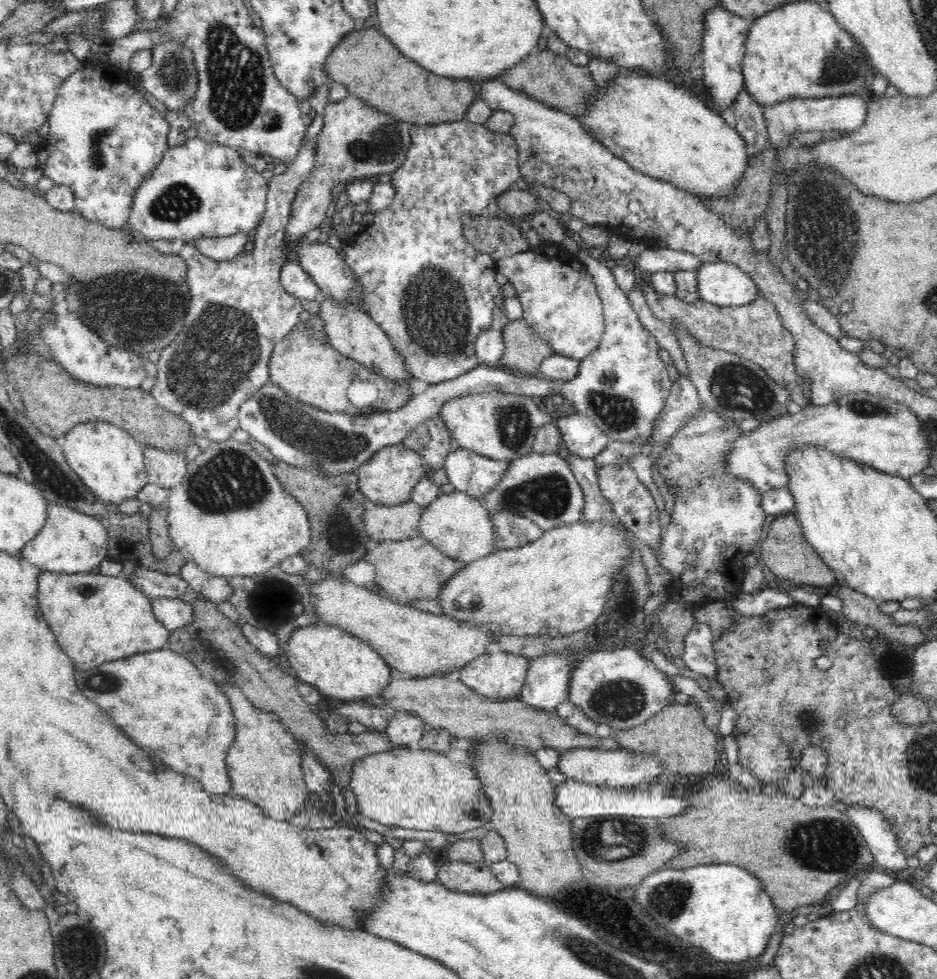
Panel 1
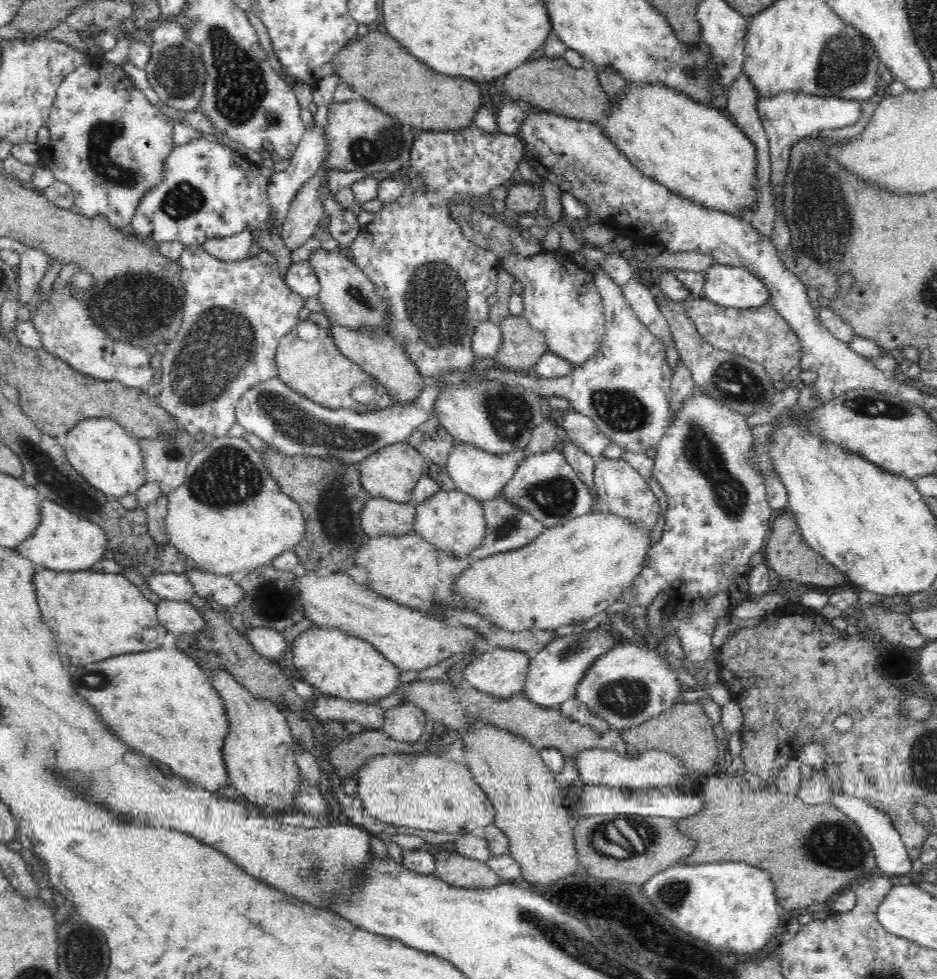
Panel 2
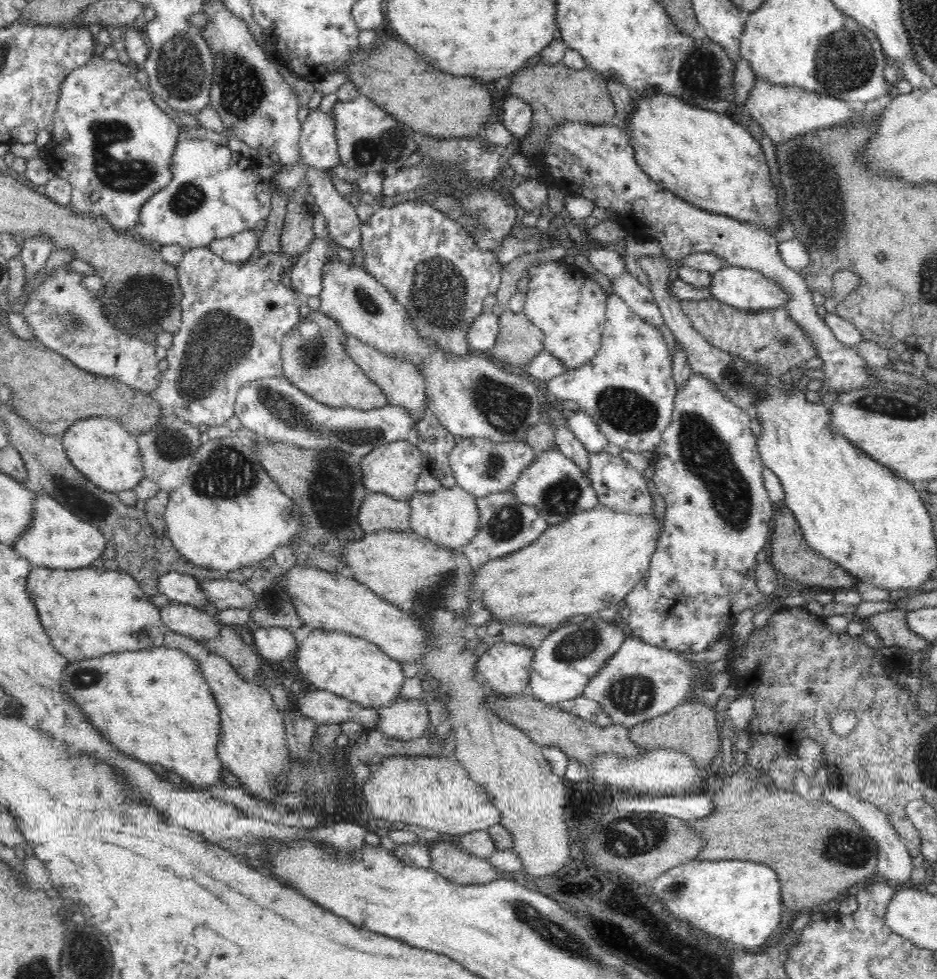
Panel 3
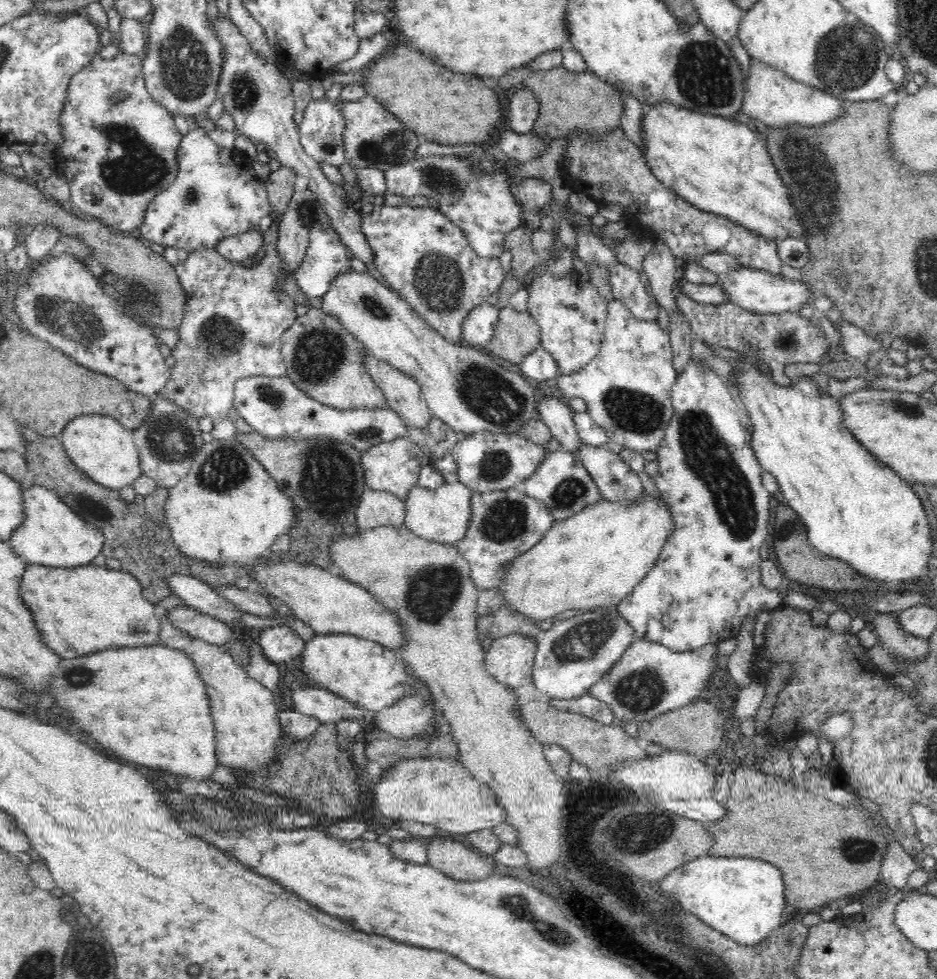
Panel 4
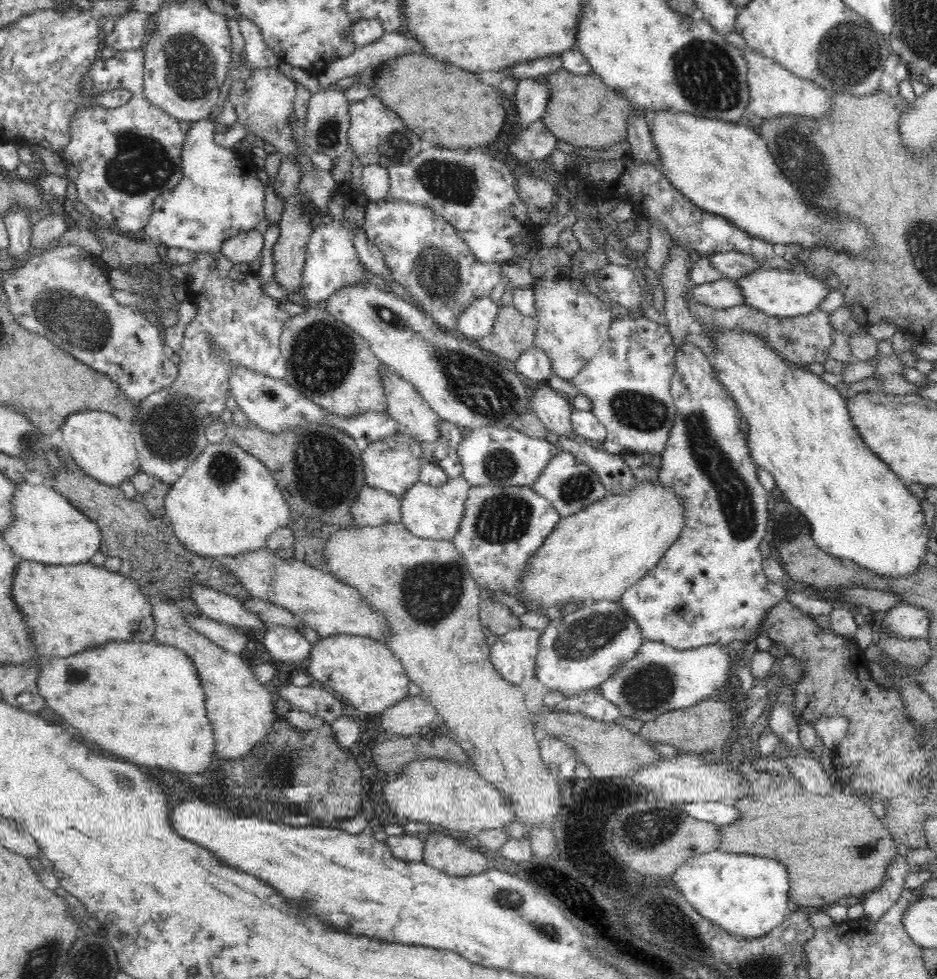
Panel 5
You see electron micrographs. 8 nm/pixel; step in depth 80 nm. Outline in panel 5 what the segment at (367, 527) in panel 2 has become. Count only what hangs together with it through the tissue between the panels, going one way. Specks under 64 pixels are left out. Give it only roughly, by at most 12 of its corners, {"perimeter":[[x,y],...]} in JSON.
{"perimeter":[[364,485],[350,506],[355,527],[401,522],[400,497]]}

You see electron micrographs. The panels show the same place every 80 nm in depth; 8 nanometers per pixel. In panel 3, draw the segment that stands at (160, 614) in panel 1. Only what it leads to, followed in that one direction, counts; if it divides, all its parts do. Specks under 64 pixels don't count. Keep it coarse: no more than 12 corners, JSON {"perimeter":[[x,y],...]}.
{"perimeter":[[170,601],[160,610],[168,629],[195,641],[216,640],[222,622]]}

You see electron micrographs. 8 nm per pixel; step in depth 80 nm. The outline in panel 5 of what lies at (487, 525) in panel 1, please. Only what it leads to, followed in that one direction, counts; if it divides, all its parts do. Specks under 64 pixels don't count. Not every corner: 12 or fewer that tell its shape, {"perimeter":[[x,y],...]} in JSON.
{"perimeter":[[415,482],[400,497],[401,524],[418,538],[451,539],[470,488]]}

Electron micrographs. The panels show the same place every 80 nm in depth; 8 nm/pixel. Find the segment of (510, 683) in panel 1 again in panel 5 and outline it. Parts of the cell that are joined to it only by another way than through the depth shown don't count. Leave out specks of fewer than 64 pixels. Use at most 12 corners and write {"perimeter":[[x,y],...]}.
{"perimeter":[[518,626],[499,635],[490,659],[520,684],[536,675],[542,633]]}

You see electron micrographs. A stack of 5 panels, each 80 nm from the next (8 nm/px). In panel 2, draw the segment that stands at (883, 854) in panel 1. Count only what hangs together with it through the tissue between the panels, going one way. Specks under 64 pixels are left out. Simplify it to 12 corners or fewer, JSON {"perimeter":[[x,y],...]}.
{"perimeter":[[832,789],[831,802],[870,841],[876,873],[908,881],[912,860],[891,818]]}

